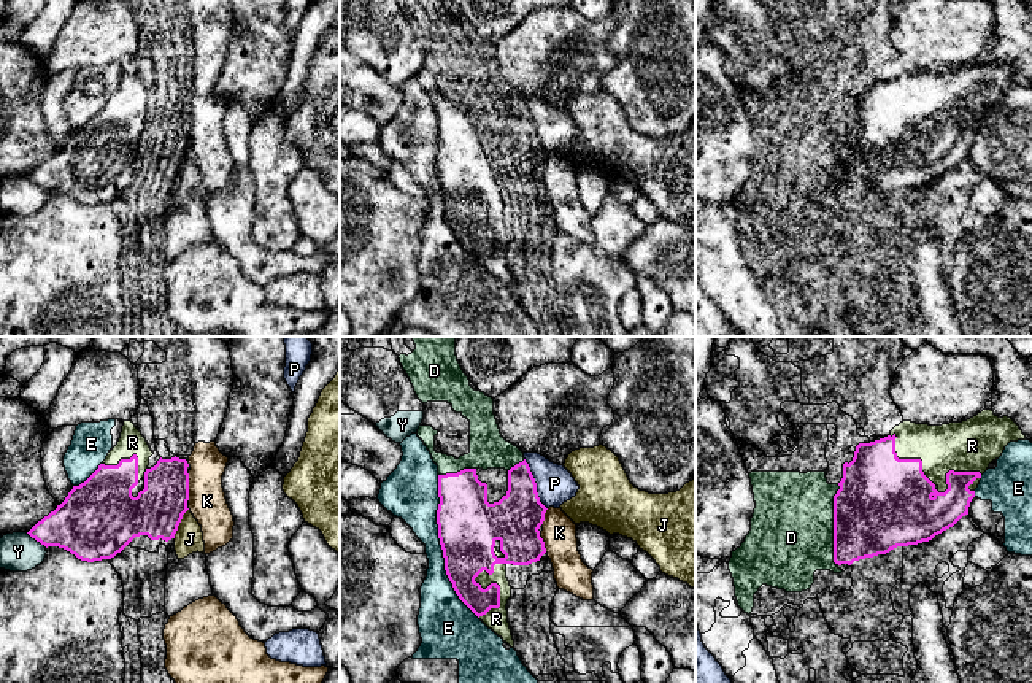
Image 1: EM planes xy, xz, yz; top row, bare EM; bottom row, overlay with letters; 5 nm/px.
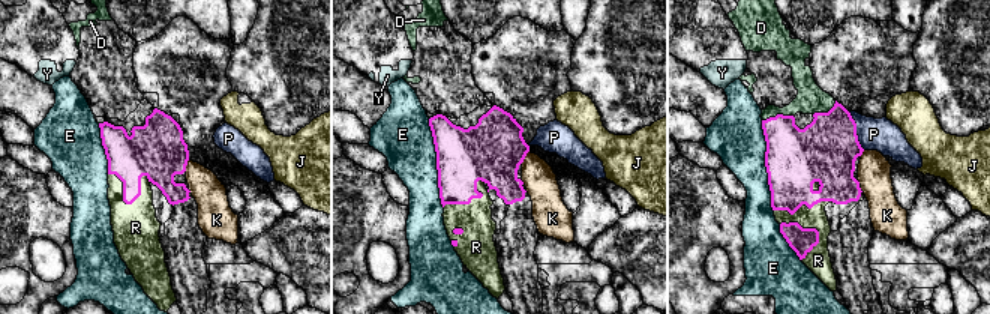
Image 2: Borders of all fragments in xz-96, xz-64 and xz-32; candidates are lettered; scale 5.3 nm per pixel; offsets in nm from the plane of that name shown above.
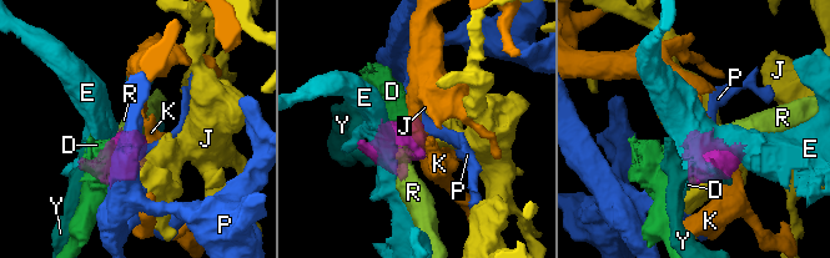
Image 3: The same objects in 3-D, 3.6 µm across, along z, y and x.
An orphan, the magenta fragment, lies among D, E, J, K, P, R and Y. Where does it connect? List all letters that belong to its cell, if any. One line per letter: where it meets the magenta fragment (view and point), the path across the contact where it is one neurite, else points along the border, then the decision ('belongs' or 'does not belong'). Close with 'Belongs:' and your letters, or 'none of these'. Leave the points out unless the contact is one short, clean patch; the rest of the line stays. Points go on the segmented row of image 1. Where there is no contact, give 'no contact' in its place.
D: contact yz (834, 524); belongs
E: contact xz (442, 547); does not belong
J: contact xy (180, 521); does not belong
K: contact xy (188, 488); border xy (189, 474), (189, 497), (186, 501); does not belong
P: contact xz (535, 483); border xz (524, 458), (534, 478), (539, 501), (546, 509); does not belong
R: contact xz (489, 585); belongs
Y: contact xy (37, 540); border xy (26, 532), (46, 547); does not belong
Belongs: D, R

